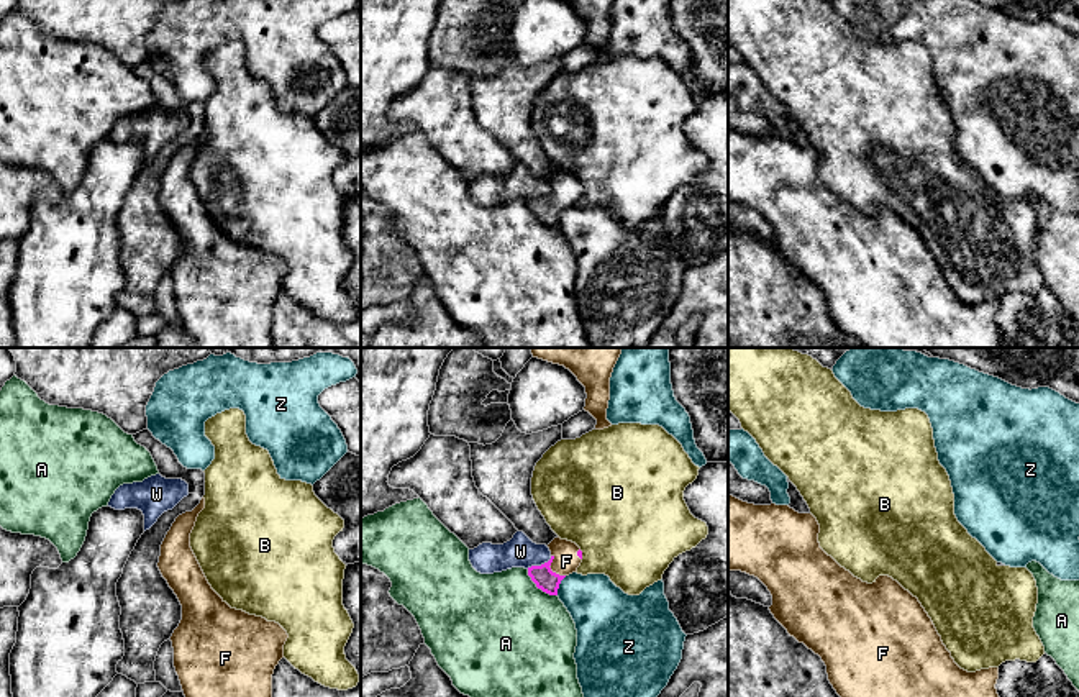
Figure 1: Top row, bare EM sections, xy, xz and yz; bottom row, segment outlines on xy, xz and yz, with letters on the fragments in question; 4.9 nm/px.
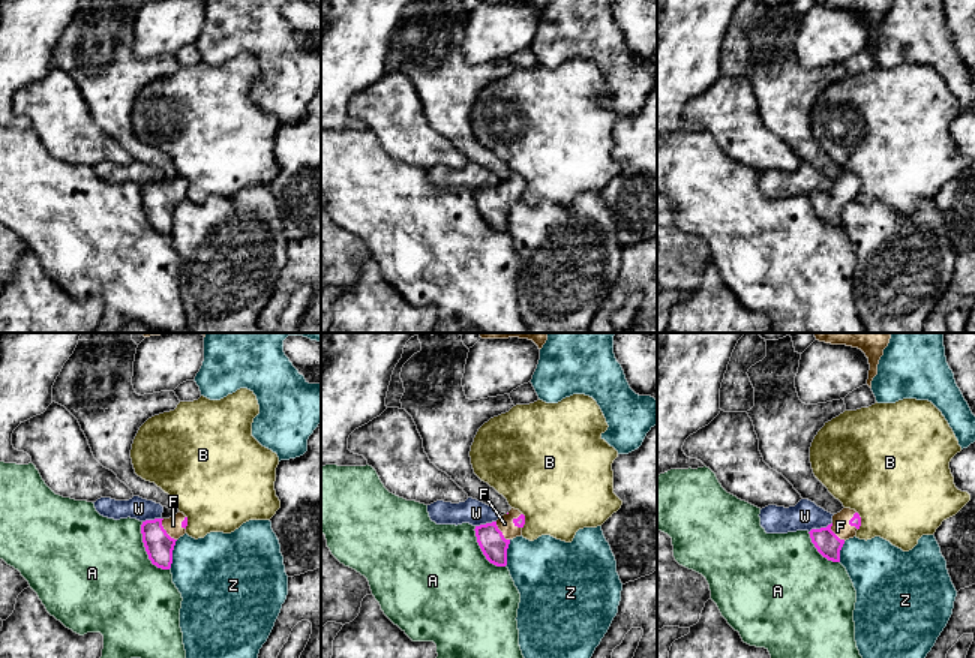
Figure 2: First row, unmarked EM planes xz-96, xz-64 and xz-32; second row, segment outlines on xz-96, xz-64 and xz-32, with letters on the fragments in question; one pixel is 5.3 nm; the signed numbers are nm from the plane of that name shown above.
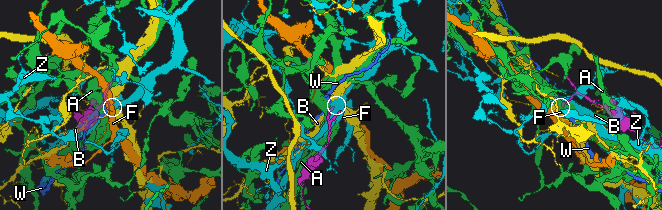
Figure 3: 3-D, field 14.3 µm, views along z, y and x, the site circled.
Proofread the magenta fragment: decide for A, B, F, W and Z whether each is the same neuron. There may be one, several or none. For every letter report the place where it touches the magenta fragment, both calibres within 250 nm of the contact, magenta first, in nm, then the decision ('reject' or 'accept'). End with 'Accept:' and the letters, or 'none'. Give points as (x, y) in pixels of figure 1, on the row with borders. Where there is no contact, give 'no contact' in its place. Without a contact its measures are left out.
A: xz (538, 587) | 110/500 nm | reject
B: xz (581, 555) | 30/480 nm | reject
F: xz (550, 569) | 110/130 nm | accept
W: xz (538, 566) | 110/160 nm | reject
Z: xz (558, 586) | 110/280 nm | reject
Accept: F

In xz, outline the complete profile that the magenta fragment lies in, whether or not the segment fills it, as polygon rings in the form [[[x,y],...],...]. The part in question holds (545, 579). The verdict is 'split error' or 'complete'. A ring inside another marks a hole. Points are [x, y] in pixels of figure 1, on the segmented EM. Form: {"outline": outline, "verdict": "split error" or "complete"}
{"outline": [[[559,536],[548,548],[551,559],[541,566],[528,567],[528,576],[543,592],[558,595],[561,581],[580,566],[582,551],[576,543],[561,540]]], "verdict": "split error"}

